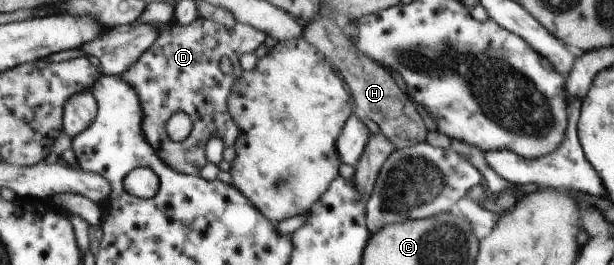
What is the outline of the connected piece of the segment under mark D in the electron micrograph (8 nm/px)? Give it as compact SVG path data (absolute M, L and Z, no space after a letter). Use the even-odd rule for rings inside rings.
M201 16L191 26L171 22L161 26L161 30L159 40L123 77L137 88L144 100L145 133L148 134L149 144L156 148L165 164L176 168L177 172L199 176L210 163L209 142L215 136L221 136L227 148L237 146L241 129L233 118L230 98L237 80L244 73L241 58L249 52L257 52L269 34L251 24L237 23L235 28L230 29ZM223 56L232 60L233 70L229 74L221 70ZM177 112L187 112L194 120L194 129L188 140L173 140L167 130L169 120Z

